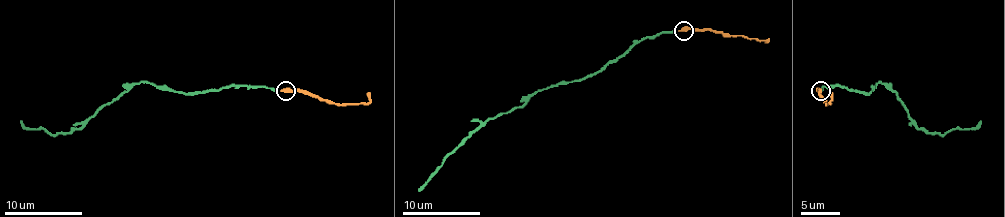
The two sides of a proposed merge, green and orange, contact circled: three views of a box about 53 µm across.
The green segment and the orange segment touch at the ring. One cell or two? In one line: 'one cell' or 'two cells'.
one cell

